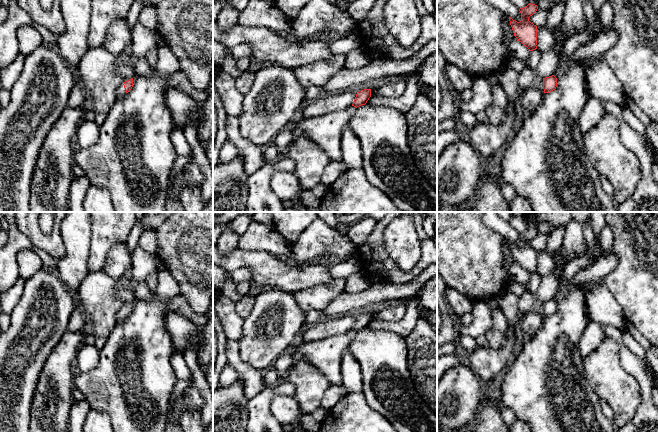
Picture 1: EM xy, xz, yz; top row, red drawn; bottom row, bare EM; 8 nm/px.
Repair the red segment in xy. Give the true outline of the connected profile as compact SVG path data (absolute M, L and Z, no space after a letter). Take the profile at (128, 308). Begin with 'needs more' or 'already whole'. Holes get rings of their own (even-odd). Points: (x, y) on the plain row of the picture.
needs more | M133 302L129 304L124 304L117 312L116 315L117 321L124 320L132 313L132 311L133 311Z

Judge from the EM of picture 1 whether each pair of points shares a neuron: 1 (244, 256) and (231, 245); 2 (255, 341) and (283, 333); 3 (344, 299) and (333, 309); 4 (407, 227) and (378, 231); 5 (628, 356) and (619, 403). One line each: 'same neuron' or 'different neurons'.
1: different neurons
2: same neuron
3: same neuron
4: different neurons
5: different neurons

